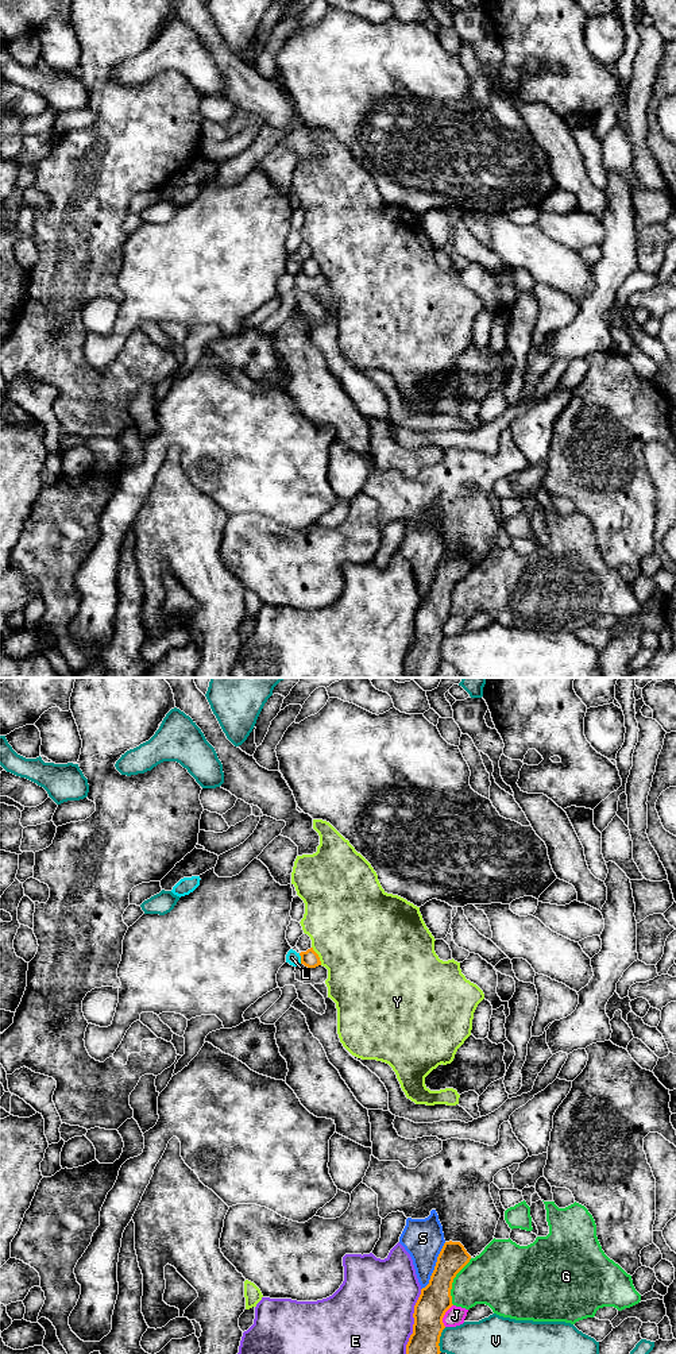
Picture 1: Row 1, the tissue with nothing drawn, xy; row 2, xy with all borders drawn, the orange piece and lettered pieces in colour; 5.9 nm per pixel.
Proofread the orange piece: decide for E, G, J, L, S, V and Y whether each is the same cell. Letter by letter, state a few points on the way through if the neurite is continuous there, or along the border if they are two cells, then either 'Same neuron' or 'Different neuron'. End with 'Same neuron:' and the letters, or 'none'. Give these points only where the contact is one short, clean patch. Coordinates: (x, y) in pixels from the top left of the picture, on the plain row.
E: Different neuron
G: Different neuron
J: Different neuron
L: Boundary: xy (298, 262), (301, 272). Different neuron
S: Different neuron
V: Different neuron
Y: Different neuron
Same neuron: none

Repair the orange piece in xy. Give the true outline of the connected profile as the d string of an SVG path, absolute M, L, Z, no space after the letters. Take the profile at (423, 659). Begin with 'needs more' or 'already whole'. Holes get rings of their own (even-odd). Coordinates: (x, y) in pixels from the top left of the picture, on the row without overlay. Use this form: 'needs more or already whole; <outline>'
already whole; M445 551L430 585L414 614L413 643L406 653L405 678L433 678L440 664L443 626L452 613L452 591L470 571L471 564L460 551Z

